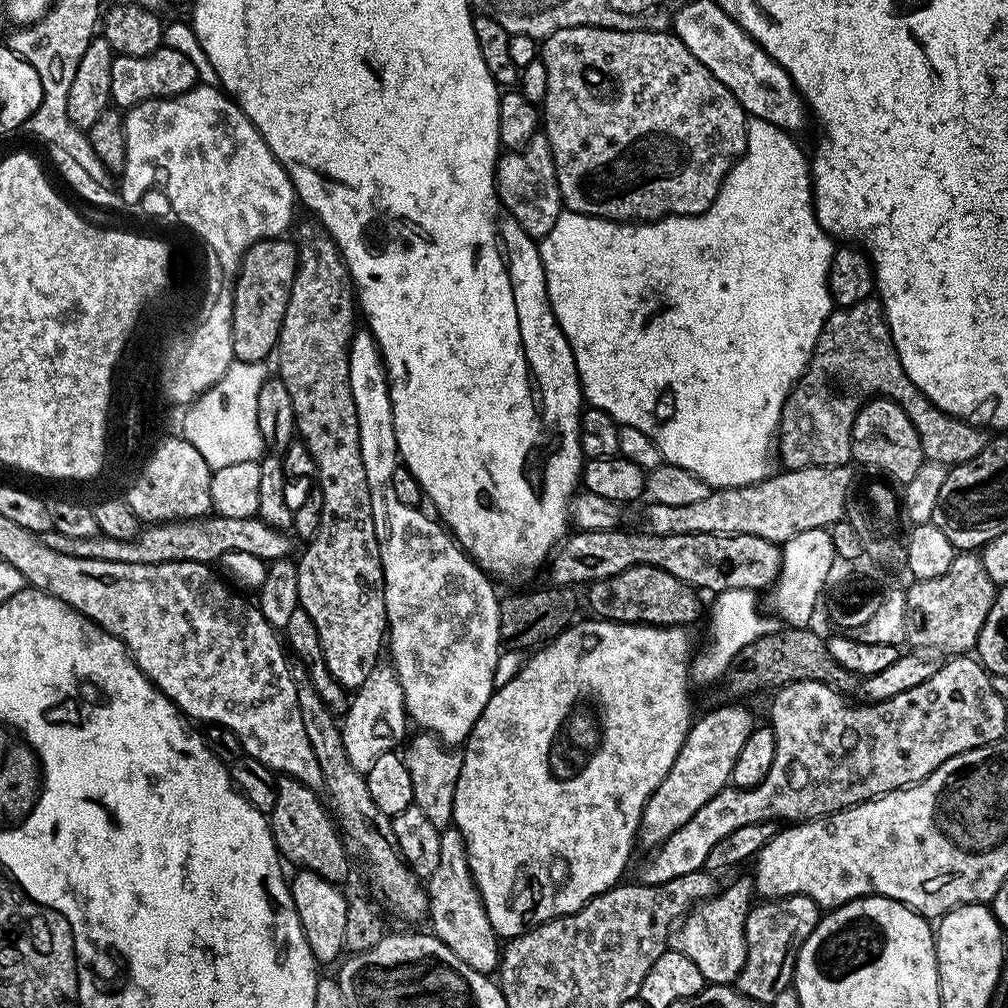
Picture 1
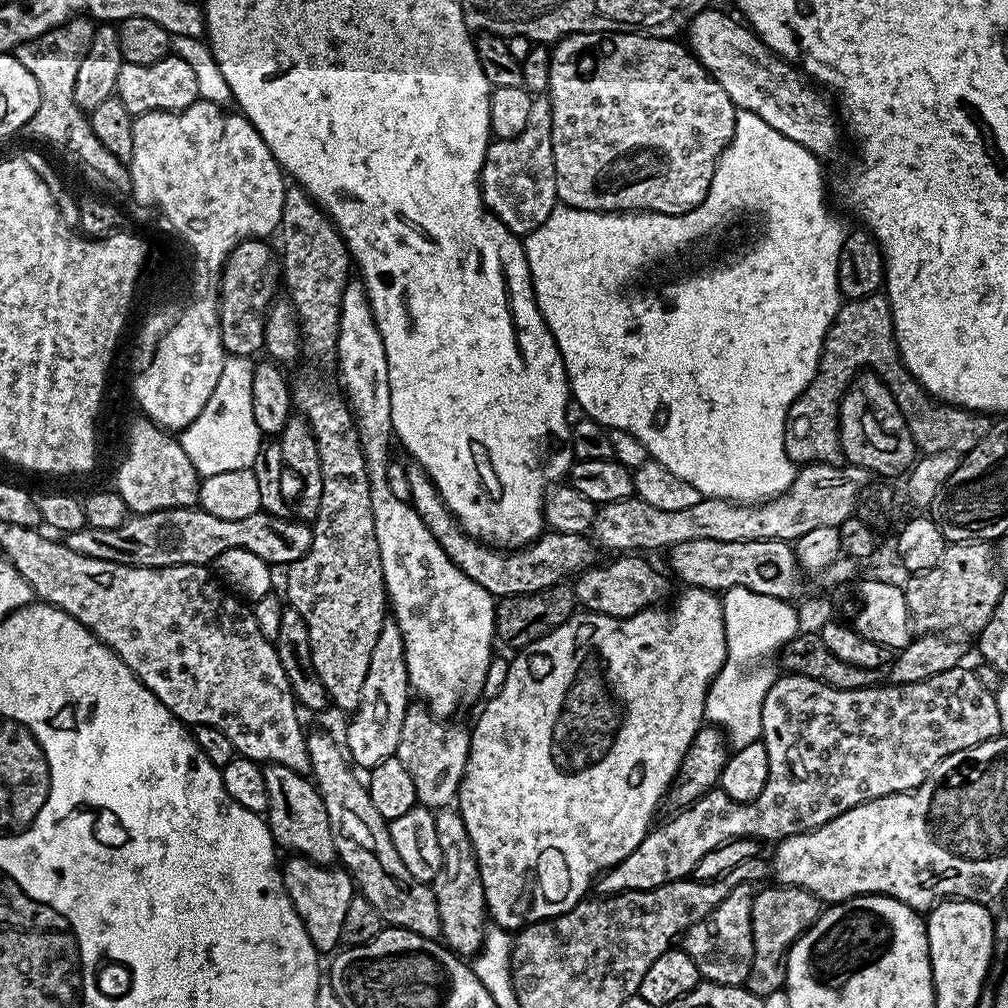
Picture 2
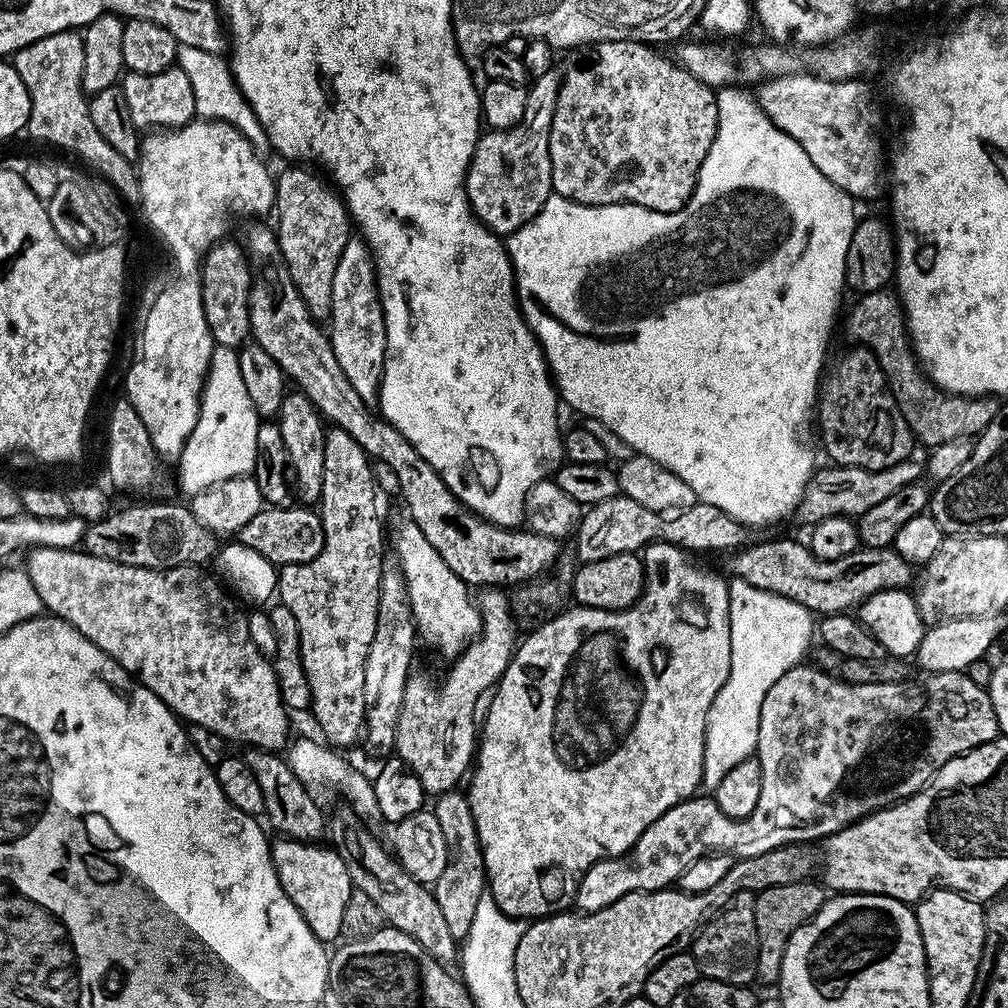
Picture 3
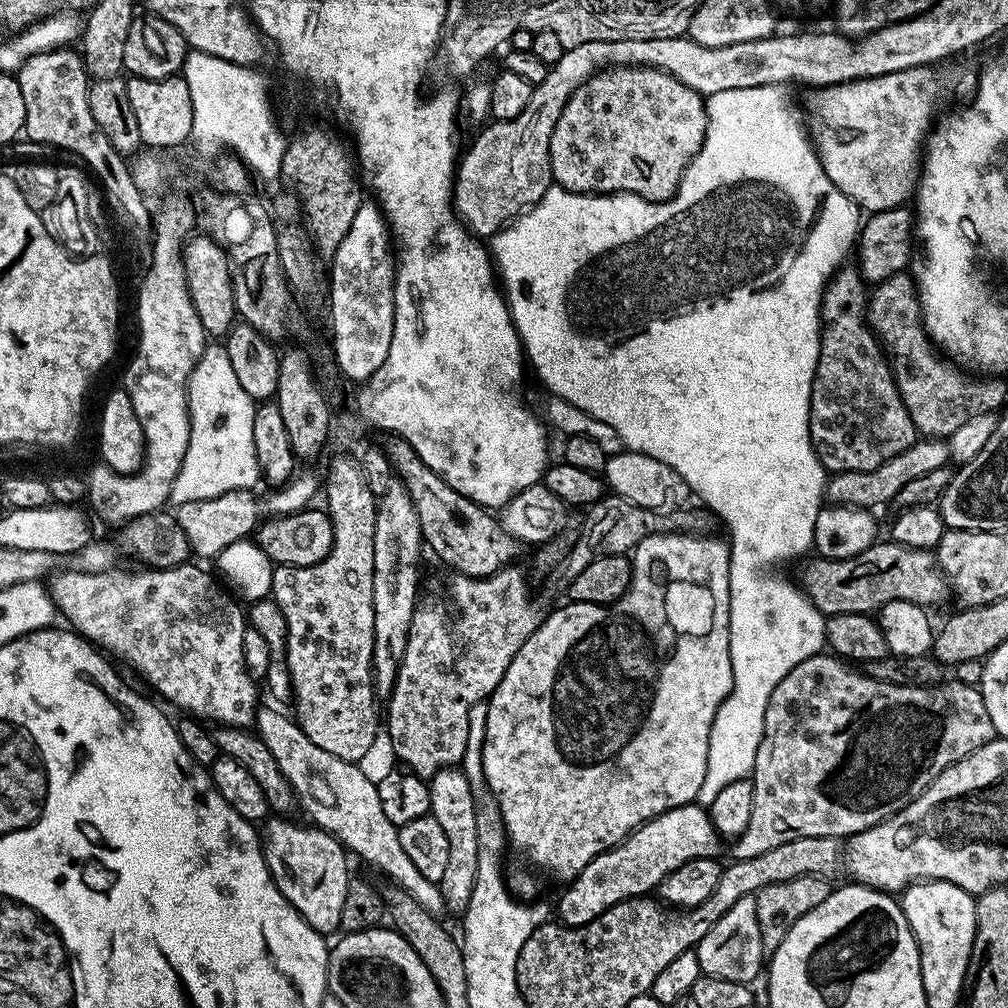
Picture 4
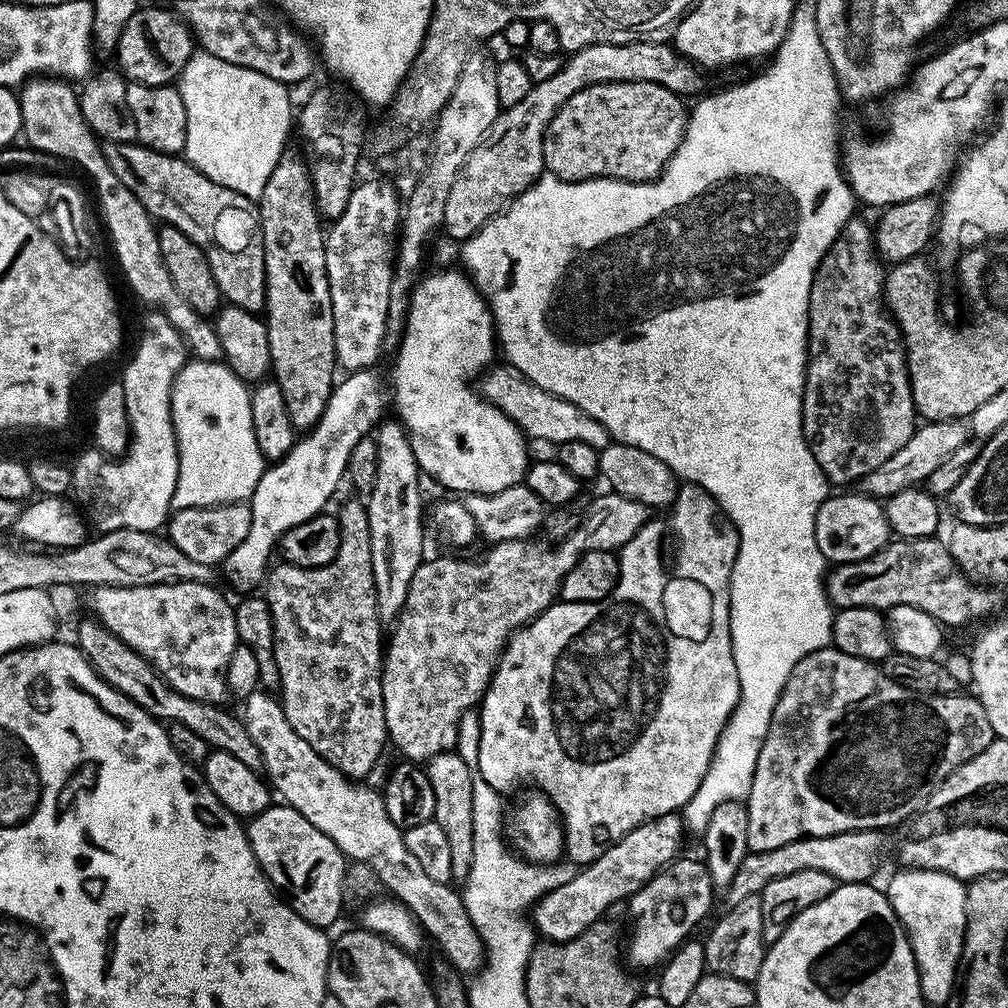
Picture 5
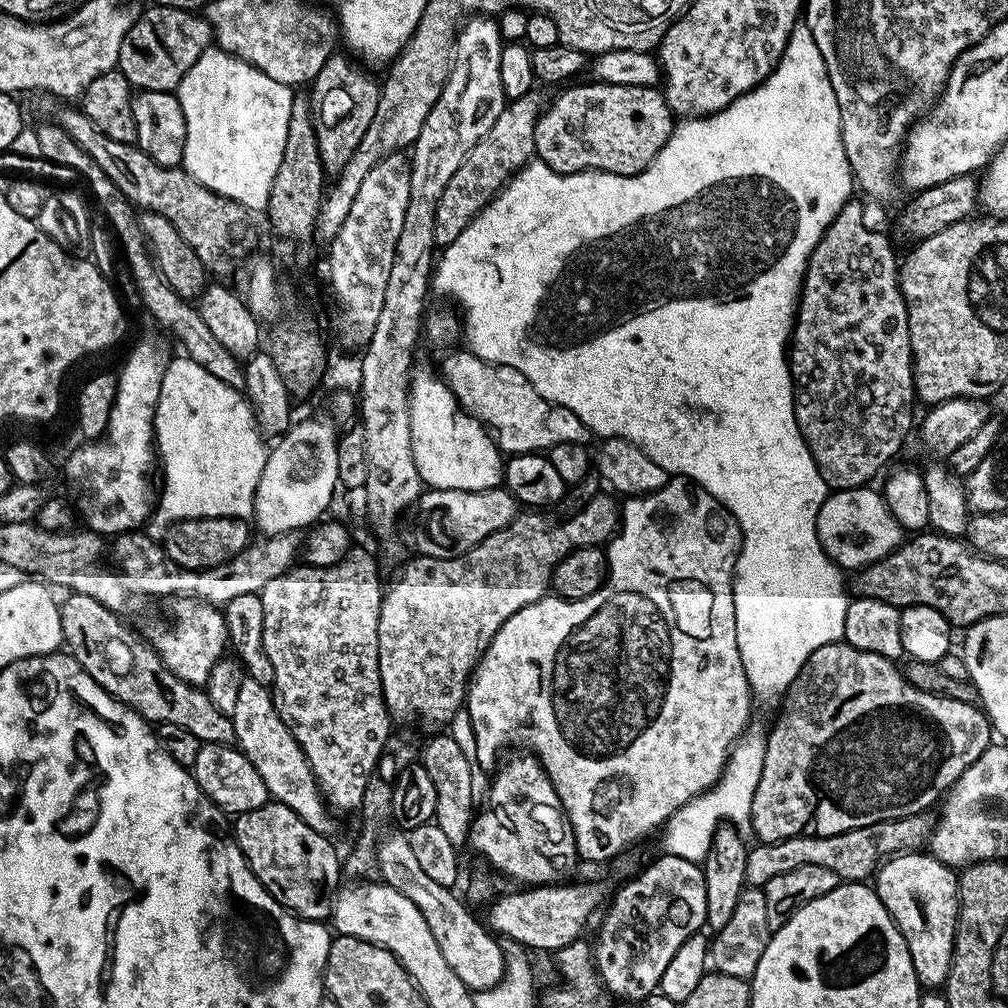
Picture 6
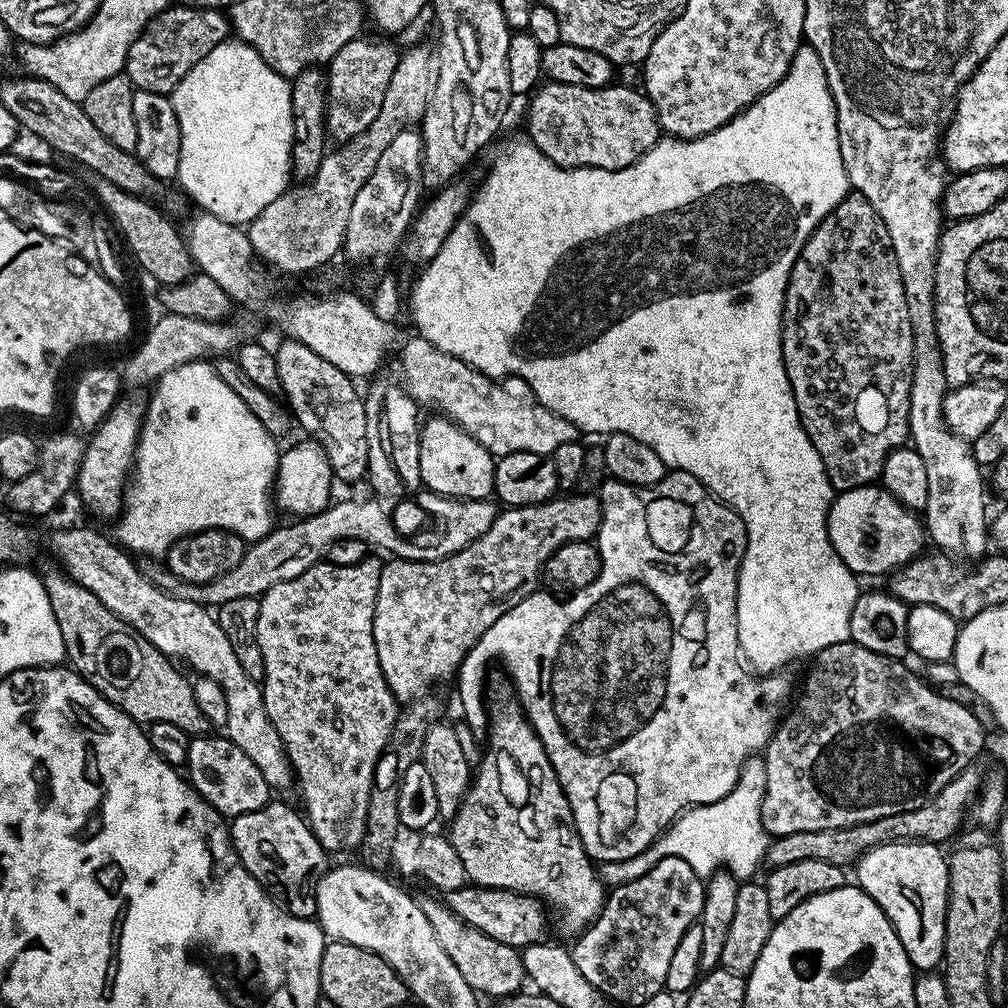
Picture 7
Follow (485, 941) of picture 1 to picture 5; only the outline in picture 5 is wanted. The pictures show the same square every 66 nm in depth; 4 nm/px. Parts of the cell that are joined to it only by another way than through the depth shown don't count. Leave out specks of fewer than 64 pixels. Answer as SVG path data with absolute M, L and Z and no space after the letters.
M456 751L443 752L426 762L426 771L430 778L430 786L434 786L434 819L446 834L446 842L450 842L450 870L452 880L462 882L470 874L470 861L474 858L474 786L470 786L470 778L474 769L466 766Z

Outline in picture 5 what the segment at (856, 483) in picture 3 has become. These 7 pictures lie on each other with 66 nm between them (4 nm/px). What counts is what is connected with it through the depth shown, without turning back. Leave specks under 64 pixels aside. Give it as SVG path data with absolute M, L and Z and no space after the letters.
M938 420L924 422L917 427L916 433L898 450L898 454L886 458L878 470L866 474L862 478L863 491L873 498L887 498L898 494L906 488L923 485L927 477L938 469L938 466L954 454L963 443L970 439L969 425L964 420Z

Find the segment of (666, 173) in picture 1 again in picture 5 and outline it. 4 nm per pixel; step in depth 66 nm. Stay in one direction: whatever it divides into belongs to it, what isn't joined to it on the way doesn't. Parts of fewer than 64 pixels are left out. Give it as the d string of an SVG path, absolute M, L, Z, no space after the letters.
M610 82L589 84L578 90L550 122L544 135L544 167L559 180L625 180L631 184L647 184L663 172L672 155L684 140L689 109L685 101L666 86L654 82Z

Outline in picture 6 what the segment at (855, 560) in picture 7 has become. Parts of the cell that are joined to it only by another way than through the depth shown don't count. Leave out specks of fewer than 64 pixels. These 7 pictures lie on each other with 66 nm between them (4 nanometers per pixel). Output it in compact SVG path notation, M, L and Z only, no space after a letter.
M872 486L842 488L829 494L818 510L816 529L828 557L844 570L859 570L878 562L906 540L905 529L888 509L883 495Z

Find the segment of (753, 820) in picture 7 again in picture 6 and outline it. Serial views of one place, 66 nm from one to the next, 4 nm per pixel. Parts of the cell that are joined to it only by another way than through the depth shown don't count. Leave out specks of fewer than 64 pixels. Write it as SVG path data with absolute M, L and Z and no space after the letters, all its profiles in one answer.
M748 730L732 745L728 763L724 765L724 772L716 785L682 805L669 818L668 823L663 825L663 851L667 855L703 862L708 857L716 829L722 822L744 826L751 821L754 792L758 790L758 782L762 778L762 762L766 758L767 741L767 735L755 736L752 730Z

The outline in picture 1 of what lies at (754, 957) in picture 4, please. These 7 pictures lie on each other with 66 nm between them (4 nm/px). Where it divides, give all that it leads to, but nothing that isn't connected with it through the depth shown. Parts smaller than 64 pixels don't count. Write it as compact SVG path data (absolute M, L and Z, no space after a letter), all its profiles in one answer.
M737 875L727 888L720 891L717 896L711 896L708 900L701 900L691 912L687 913L675 925L670 936L671 951L686 954L686 958L690 958L690 962L694 962L694 966L698 966L698 970L702 970L704 979L708 984L732 984L746 962L746 950L748 949L746 946L746 918L753 903L753 877L751 875Z

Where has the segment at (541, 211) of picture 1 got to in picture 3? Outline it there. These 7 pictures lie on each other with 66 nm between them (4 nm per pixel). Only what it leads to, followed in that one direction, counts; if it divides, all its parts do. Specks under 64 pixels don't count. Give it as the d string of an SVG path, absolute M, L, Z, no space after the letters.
M553 66L535 77L528 88L526 114L510 130L488 130L476 142L476 149L464 179L472 213L492 232L507 238L530 222L546 206L552 191L550 126L558 106L562 72Z

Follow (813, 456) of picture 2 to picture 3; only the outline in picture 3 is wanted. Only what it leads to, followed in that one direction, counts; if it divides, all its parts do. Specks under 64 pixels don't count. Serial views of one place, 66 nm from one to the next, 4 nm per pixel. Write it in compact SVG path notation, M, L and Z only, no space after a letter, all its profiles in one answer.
M895 291L866 292L848 312L848 332L863 346L876 355L888 377L888 387L892 390L897 406L902 410L910 426L913 437L931 450L954 438L969 436L975 438L994 422L1001 401L994 396L954 396L943 392L928 379L920 367L912 342L908 338L908 323L904 321L904 307Z

